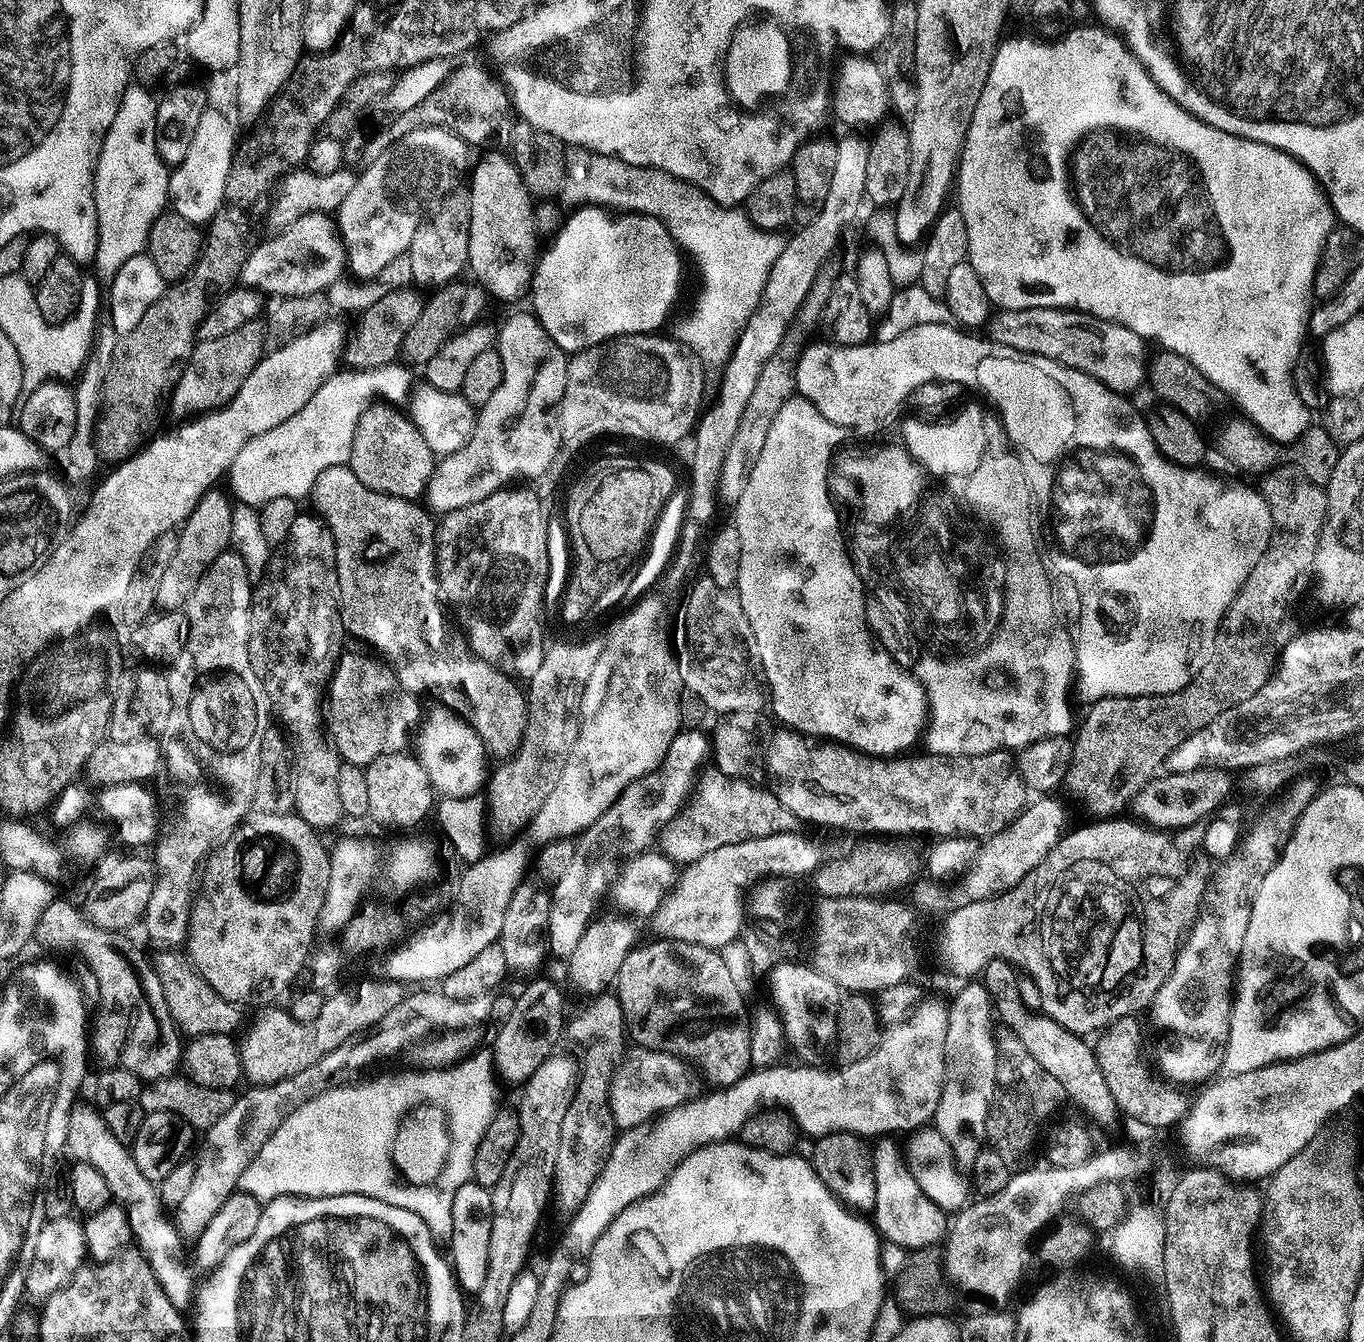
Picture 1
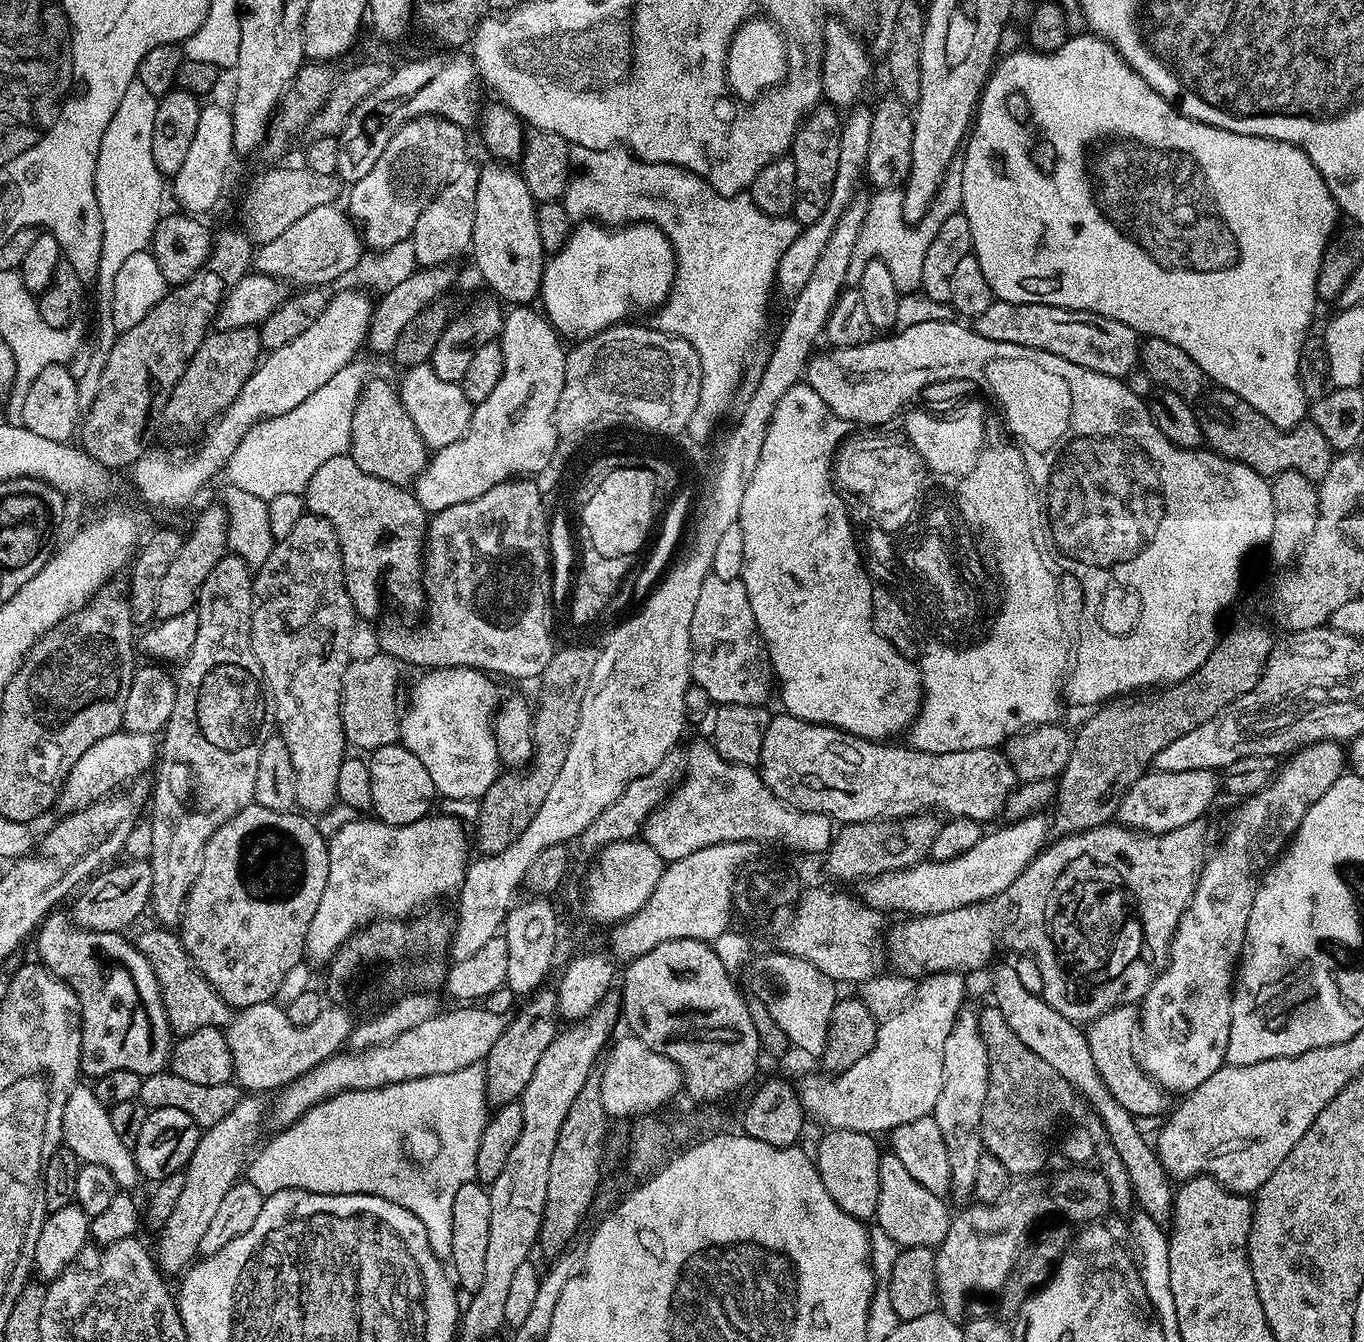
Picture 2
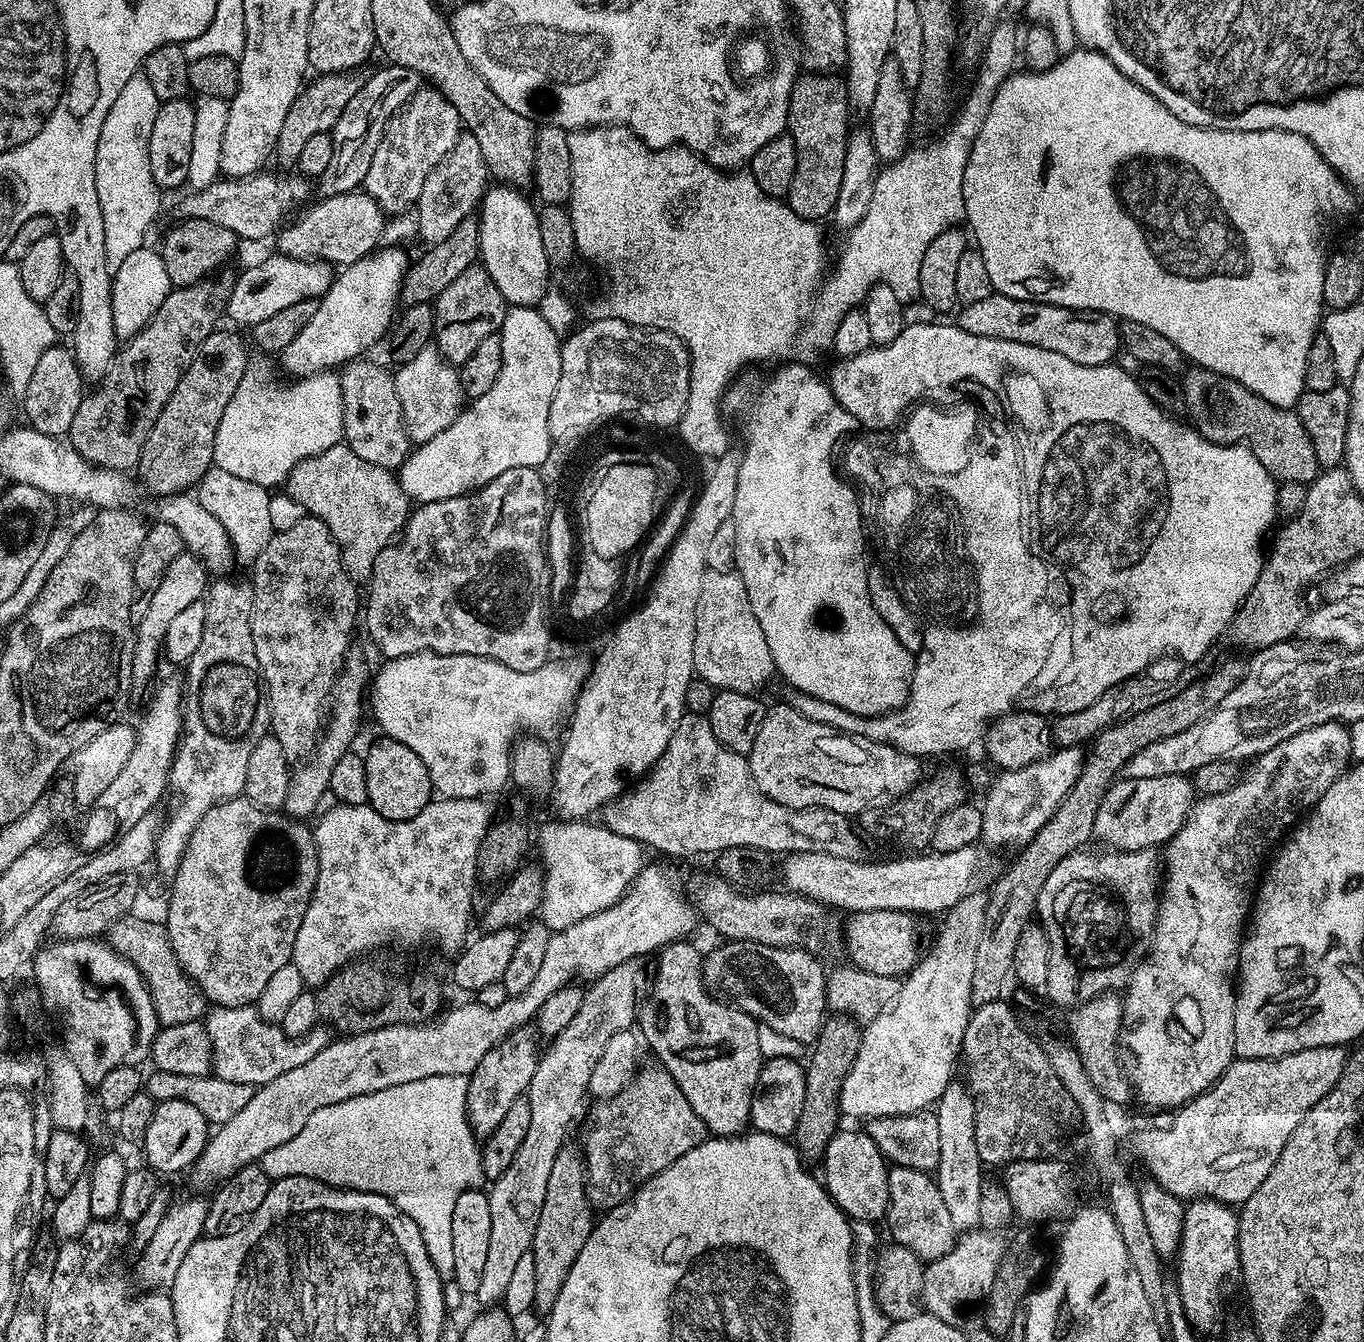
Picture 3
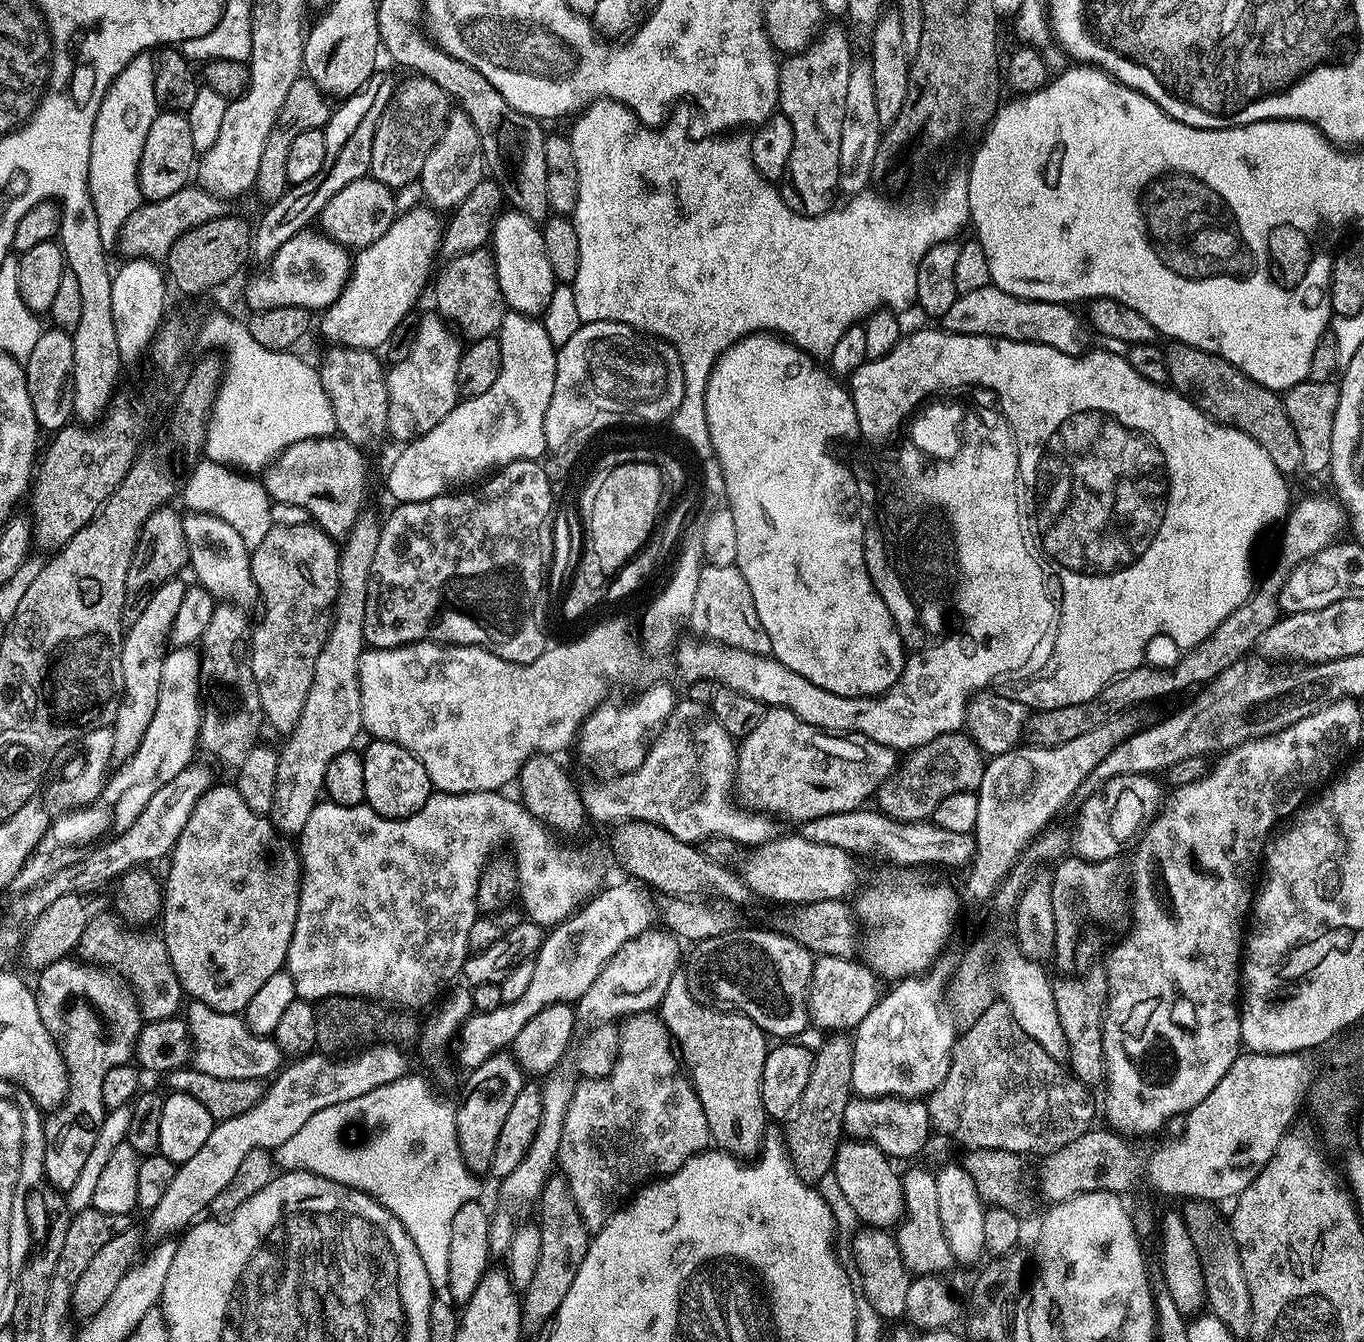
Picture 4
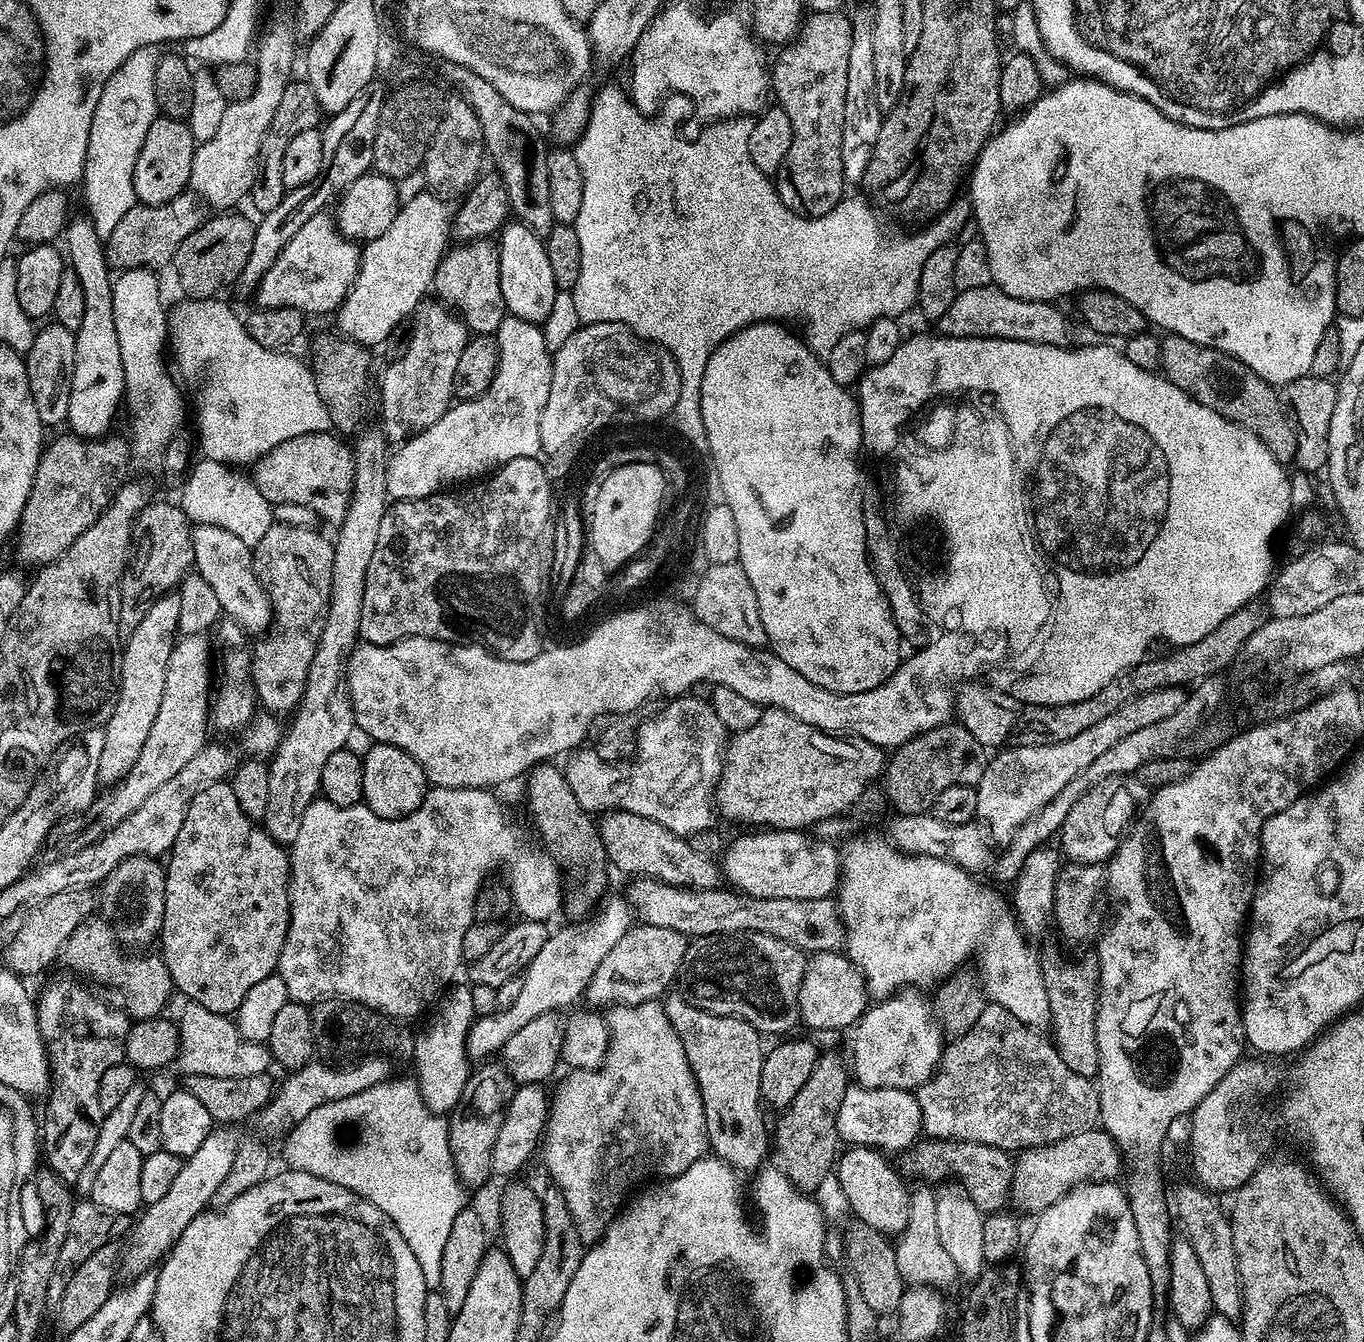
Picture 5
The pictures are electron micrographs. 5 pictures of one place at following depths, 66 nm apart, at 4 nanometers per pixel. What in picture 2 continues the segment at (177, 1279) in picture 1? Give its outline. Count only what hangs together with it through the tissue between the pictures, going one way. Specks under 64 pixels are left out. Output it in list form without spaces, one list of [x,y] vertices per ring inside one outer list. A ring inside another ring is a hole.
[[[77,1086],[66,1098],[62,1110],[62,1126],[58,1130],[62,1137],[63,1147],[76,1155],[77,1161],[94,1166],[106,1166],[114,1178],[117,1189],[132,1190],[136,1183],[141,1183],[140,1171],[136,1169],[136,1159],[132,1156],[132,1149],[128,1148],[118,1138],[114,1131],[114,1124],[110,1122],[110,1111],[98,1102],[95,1091],[91,1087]]]

